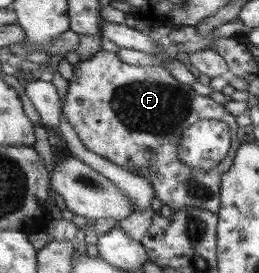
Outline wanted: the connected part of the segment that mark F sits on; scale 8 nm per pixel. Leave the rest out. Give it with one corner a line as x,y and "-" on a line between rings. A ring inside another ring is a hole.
104,50
98,51
93,59
86,60
80,61
74,66
74,78
69,82
68,93
63,103
63,114
83,145
101,157
146,178
154,189
155,197
162,204
169,206
173,212
196,207
197,209
208,209
218,214
221,209
221,187
224,174
228,169
232,169
236,153
243,144
238,139
238,123
236,123
235,115
230,114
224,105
218,105
214,99
205,97
197,93
190,85
177,81
165,67
129,65
117,53
-
212,117
222,119
225,123
232,125
230,151
226,155
226,159
210,171
188,167
184,161
180,160
180,153
178,153
180,139
186,129
189,129
194,123
204,119
212,119
-
140,147
150,149
150,153
154,155
154,162
148,168
133,169
130,157

